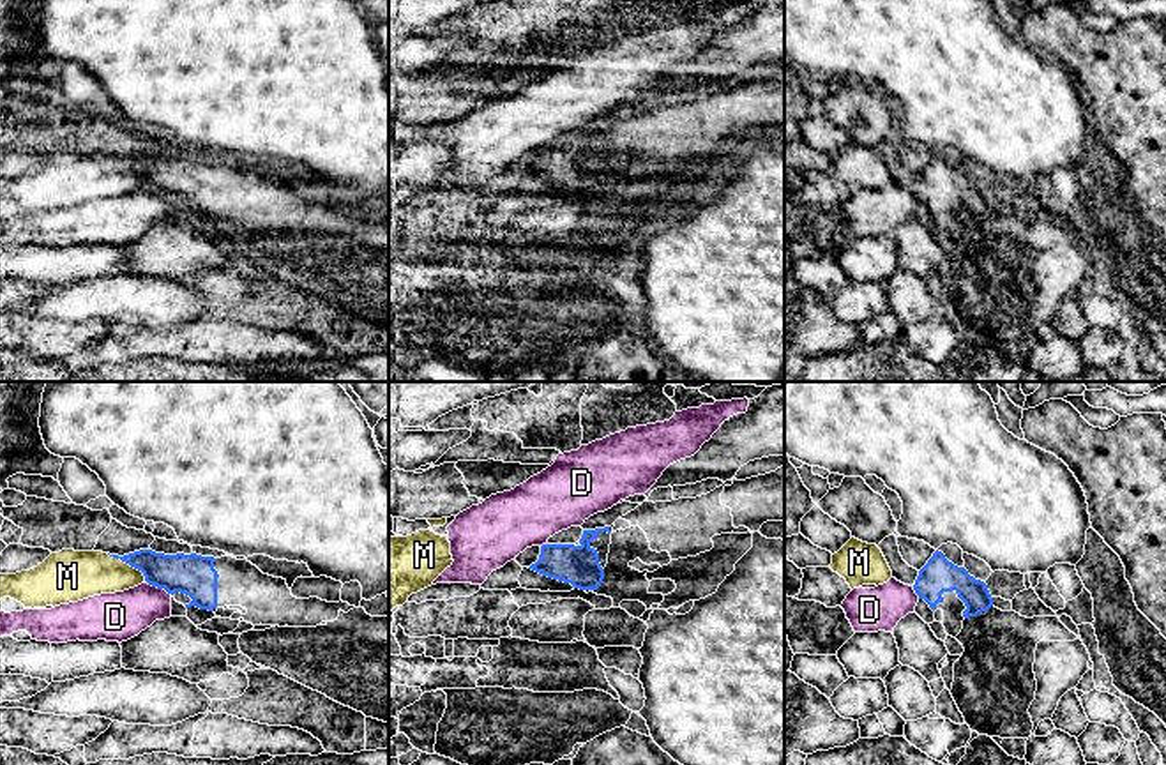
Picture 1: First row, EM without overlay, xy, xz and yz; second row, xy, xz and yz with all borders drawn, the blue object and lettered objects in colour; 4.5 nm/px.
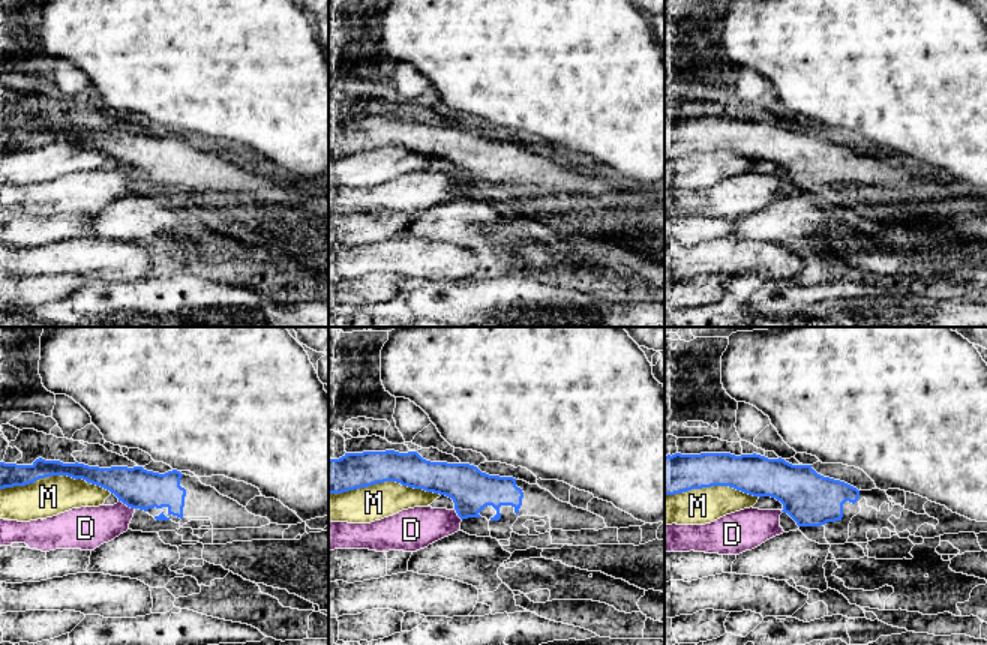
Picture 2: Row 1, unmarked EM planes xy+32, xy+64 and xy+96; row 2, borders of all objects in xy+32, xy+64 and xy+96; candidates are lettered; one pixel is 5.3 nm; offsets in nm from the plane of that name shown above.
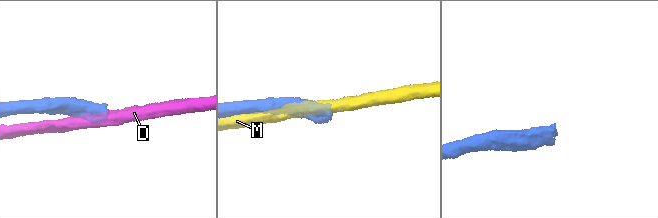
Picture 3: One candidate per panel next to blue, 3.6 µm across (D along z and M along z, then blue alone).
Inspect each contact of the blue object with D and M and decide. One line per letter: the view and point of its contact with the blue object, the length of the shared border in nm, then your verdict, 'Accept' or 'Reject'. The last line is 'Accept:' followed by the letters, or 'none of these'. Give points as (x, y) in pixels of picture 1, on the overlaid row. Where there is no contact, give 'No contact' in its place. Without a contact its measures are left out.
D: Touches blue at xy (159, 587). Shared border 130 nm. Reject
M: Touches blue at xy (129, 564). Shared border 240 nm. Reject
Accept: none of these

